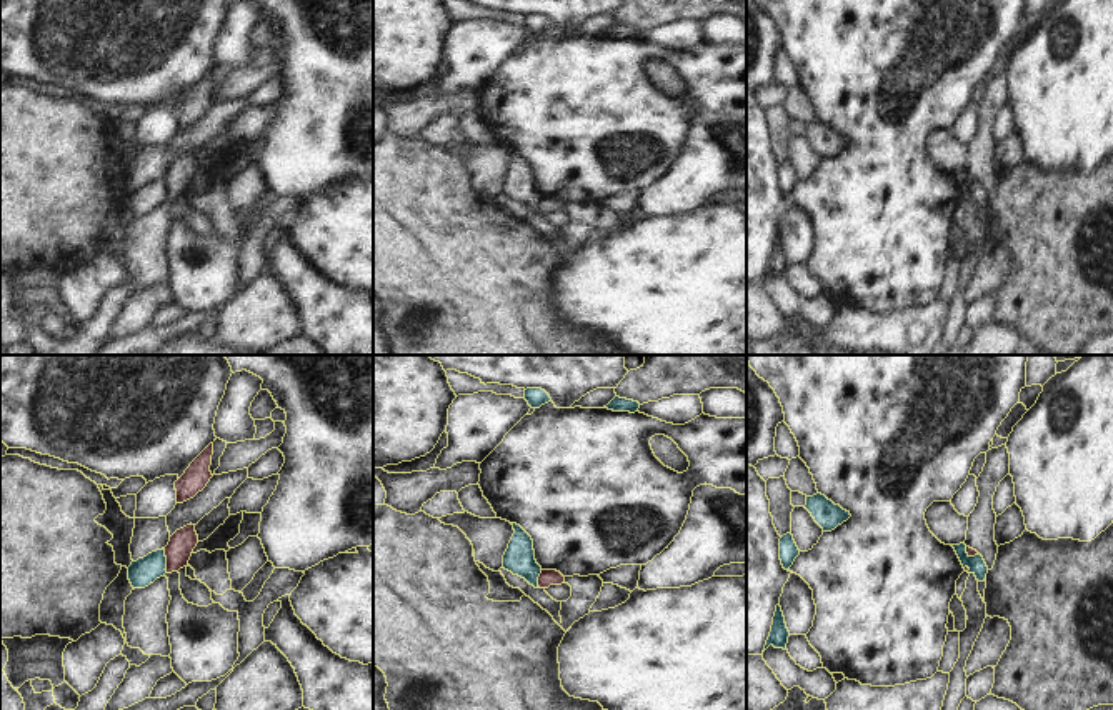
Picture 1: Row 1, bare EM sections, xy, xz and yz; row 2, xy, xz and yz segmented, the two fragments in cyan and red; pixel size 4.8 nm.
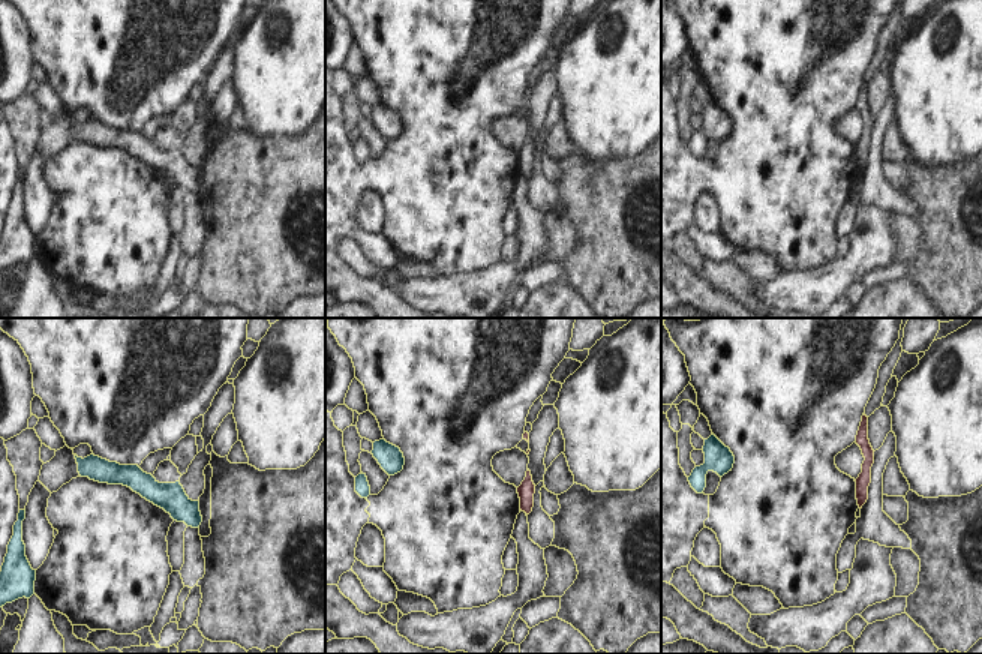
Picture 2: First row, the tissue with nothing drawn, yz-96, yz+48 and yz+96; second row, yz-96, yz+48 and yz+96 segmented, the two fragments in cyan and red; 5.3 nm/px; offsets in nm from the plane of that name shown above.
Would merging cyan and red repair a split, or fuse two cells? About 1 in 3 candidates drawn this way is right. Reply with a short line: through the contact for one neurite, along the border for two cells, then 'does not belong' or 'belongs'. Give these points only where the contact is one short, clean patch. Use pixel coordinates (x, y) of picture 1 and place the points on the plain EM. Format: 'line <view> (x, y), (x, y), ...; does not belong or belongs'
line xy (162, 175), (167, 199); does not belong

